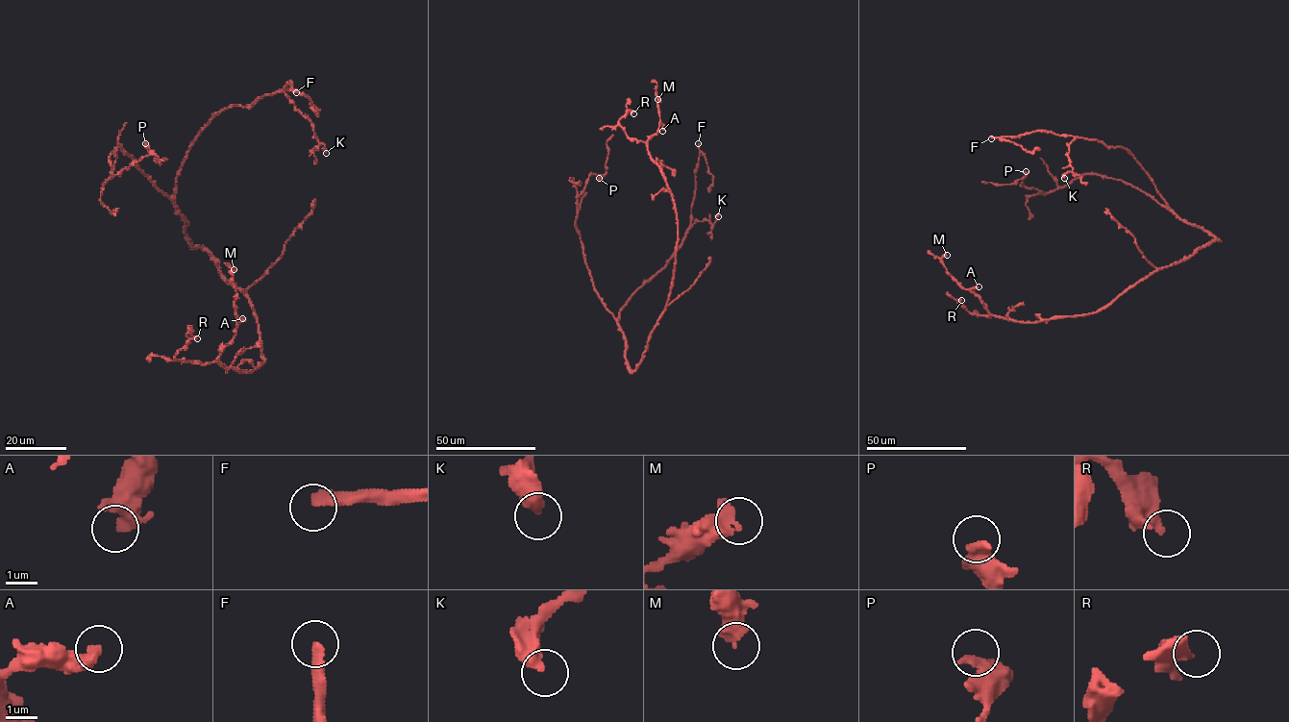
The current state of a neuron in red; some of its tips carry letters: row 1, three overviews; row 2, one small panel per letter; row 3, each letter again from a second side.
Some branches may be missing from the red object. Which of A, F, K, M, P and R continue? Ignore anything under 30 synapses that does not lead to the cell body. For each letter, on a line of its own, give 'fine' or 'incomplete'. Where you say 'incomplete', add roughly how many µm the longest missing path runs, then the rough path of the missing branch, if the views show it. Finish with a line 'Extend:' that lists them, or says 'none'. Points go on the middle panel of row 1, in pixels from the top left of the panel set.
A: fine
F: incomplete; missing 25 µm; course (698, 143), (682, 126), (692, 120), (701, 127)
K: fine
M: fine
P: fine
R: fine
Extend: F

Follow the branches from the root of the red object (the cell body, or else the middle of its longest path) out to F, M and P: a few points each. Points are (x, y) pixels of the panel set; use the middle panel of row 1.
F: (640, 360), (632, 370), (625, 359), (626, 341), (617, 323), (619, 312), (665, 265), (689, 227), (698, 143)
M: (640, 360), (668, 299), (678, 244), (673, 195), (648, 147), (648, 141), (658, 132), (657, 99)
P: (640, 360), (632, 370), (624, 333), (595, 289), (576, 225), (578, 197), (590, 175), (599, 178)

